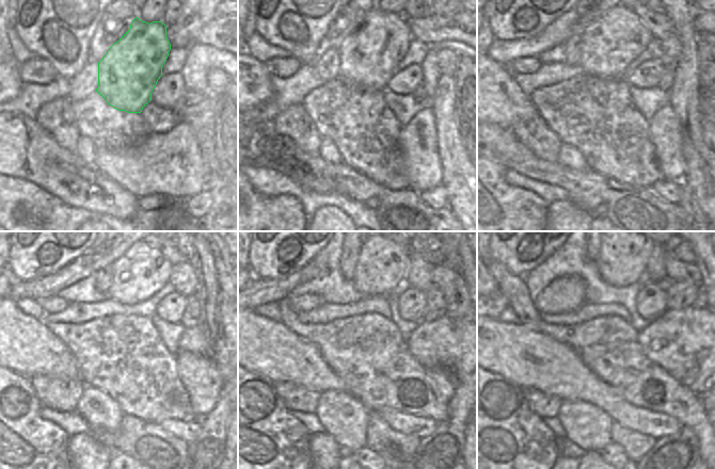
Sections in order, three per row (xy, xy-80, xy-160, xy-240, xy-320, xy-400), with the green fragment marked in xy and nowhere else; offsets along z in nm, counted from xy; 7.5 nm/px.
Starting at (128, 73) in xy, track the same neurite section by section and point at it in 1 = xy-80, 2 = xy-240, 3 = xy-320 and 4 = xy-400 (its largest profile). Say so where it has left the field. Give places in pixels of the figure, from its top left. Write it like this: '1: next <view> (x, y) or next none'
1: next xy-80 (368, 58)
2: next xy-240 (142, 271)
3: next xy-320 (382, 265)
4: next xy-400 (623, 254)

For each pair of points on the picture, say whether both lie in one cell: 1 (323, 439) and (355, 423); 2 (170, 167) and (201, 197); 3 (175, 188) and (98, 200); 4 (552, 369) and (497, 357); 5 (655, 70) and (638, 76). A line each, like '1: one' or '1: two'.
1: two
2: two
3: two
4: one
5: one

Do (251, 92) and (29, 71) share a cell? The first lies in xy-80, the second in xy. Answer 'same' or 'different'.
different

